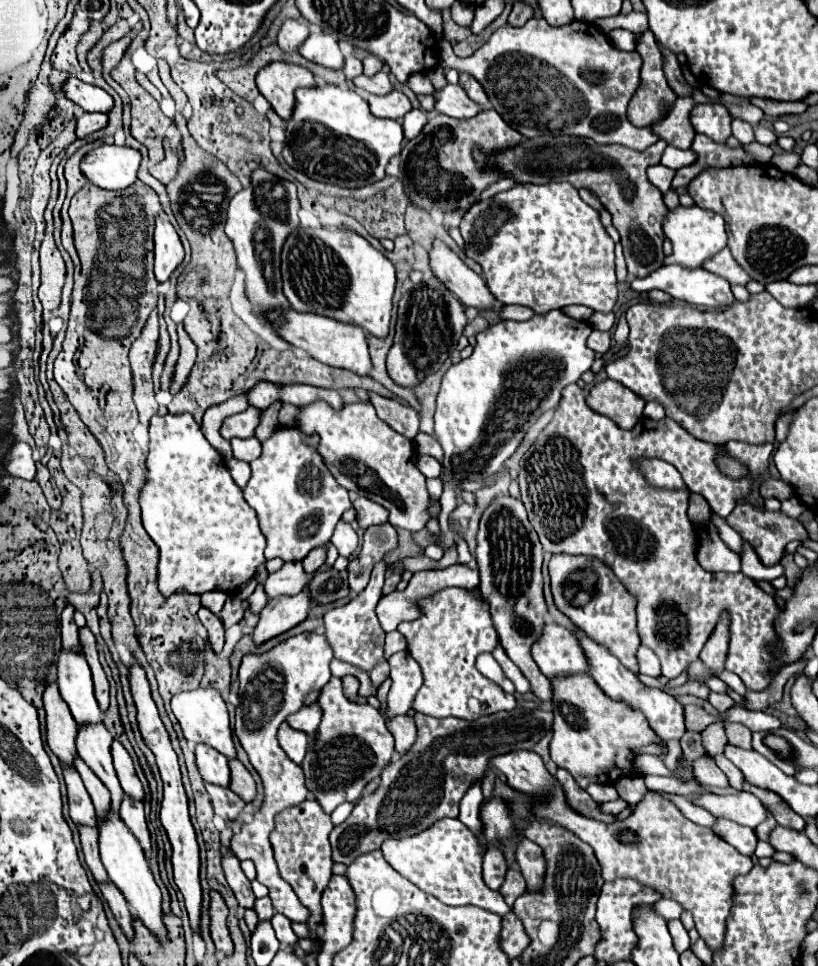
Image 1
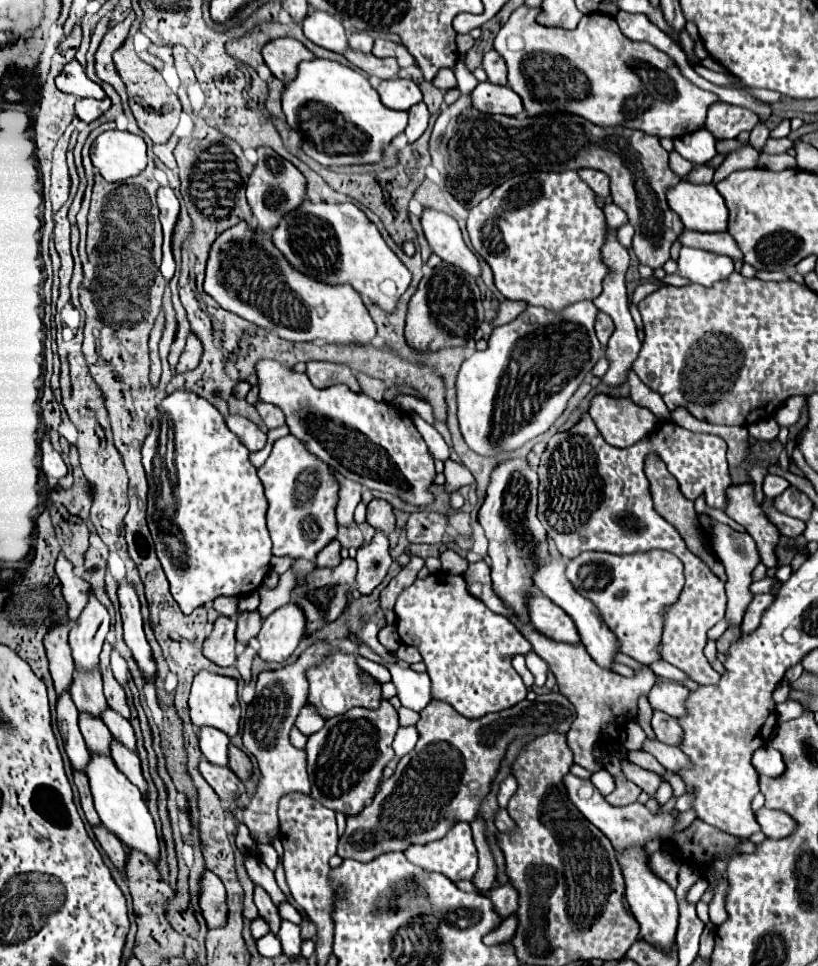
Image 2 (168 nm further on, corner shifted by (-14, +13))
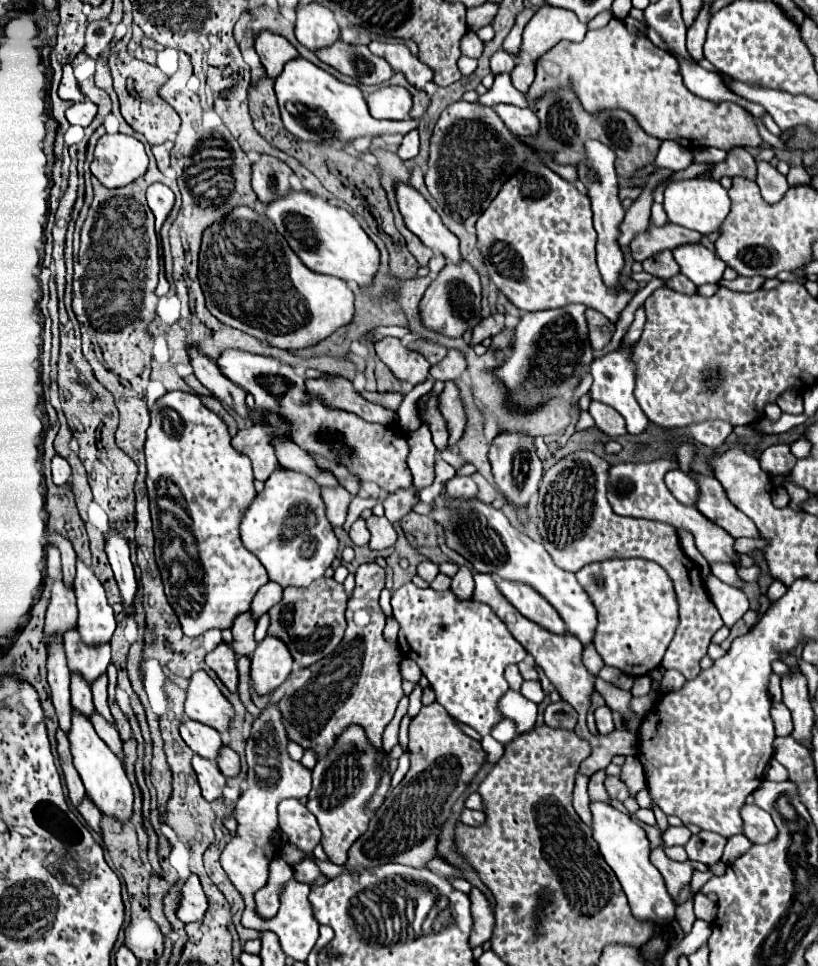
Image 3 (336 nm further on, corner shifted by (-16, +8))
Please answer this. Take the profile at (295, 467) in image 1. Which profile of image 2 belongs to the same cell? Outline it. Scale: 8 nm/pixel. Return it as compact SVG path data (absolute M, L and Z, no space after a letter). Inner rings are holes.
M286 435L274 441L268 461L258 469L268 499L268 529L272 537L274 555L290 555L292 559L316 559L318 551L326 547L338 533L336 503L340 483L330 465L314 457L302 441Z

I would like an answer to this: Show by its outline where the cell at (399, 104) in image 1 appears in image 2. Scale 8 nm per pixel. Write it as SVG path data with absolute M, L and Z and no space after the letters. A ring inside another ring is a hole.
M388 79L378 85L378 93L382 103L388 109L408 111L414 103L422 101L420 87L410 79Z

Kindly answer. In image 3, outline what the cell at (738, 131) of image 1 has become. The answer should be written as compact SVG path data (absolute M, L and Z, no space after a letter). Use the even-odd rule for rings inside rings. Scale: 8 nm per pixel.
M758 162L758 176L756 176L756 184L760 188L762 198L768 204L776 204L780 202L780 198L784 198L786 190L790 188L786 182L786 176L782 176L776 168L772 168L768 162Z

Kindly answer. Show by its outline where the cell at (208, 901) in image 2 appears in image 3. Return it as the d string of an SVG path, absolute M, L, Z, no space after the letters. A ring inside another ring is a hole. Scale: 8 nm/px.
M190 874L180 890L178 910L176 916L182 922L196 922L204 918L204 912L208 908L208 900L204 896L204 890L200 886L200 880L196 874Z

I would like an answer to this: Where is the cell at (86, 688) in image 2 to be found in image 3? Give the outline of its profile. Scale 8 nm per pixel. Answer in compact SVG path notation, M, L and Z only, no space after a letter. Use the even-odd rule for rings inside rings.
M76 628L68 630L64 636L64 648L70 672L82 674L88 682L94 682L100 674L104 674L110 664L110 644L84 646L84 642L80 642L80 634L76 634Z

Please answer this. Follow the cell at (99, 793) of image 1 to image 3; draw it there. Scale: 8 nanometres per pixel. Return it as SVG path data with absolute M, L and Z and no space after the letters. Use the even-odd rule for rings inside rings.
M72 674L70 676L70 696L72 696L72 706L90 716L94 712L94 704L92 704L92 692L90 692L90 684L84 682L84 678L80 678L80 674Z

